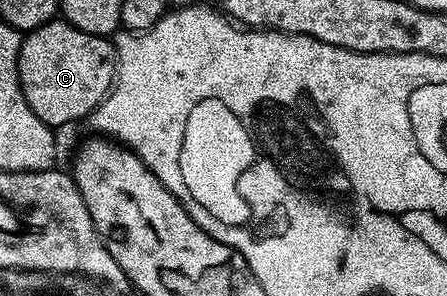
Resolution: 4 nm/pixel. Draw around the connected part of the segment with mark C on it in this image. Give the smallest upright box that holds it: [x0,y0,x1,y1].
[17,23,117,127]

